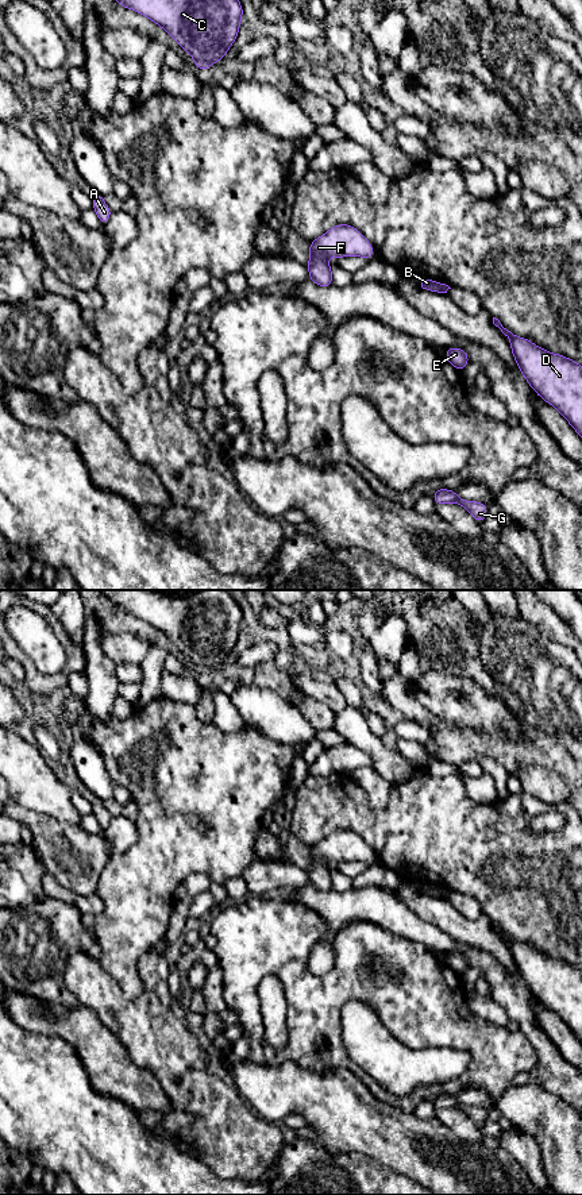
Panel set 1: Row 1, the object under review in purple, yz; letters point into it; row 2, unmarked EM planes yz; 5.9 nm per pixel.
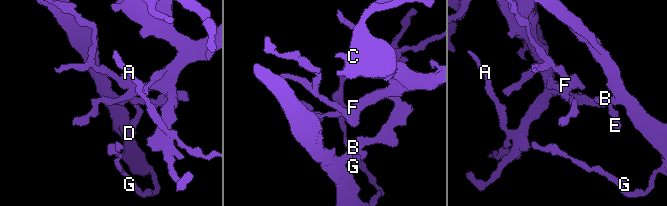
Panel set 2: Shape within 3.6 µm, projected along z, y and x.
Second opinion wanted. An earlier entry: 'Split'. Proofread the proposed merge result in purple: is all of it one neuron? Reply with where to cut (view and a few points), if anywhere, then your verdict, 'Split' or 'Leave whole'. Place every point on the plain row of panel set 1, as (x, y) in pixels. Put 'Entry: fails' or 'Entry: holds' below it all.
Split along yz (442, 889), (446, 895). Split
Entry: holds

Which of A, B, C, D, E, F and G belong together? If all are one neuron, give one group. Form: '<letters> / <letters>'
A B C E F / D G

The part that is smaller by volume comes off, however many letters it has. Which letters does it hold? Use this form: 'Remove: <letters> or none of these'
Remove: D, G

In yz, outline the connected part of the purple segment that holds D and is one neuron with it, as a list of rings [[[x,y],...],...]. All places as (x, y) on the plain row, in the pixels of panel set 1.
[[[496,922],[493,929],[510,945],[519,975],[531,992],[555,1011],[582,1042],[582,971],[513,940]]]

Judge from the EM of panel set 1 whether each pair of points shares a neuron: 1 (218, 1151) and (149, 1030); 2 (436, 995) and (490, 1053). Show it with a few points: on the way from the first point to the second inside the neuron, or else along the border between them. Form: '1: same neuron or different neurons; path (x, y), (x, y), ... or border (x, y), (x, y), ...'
1: same neuron; path (196, 1121), (187, 1111), (173, 1082), (170, 1060)
2: same neuron; path (447, 1010), (475, 1039)

